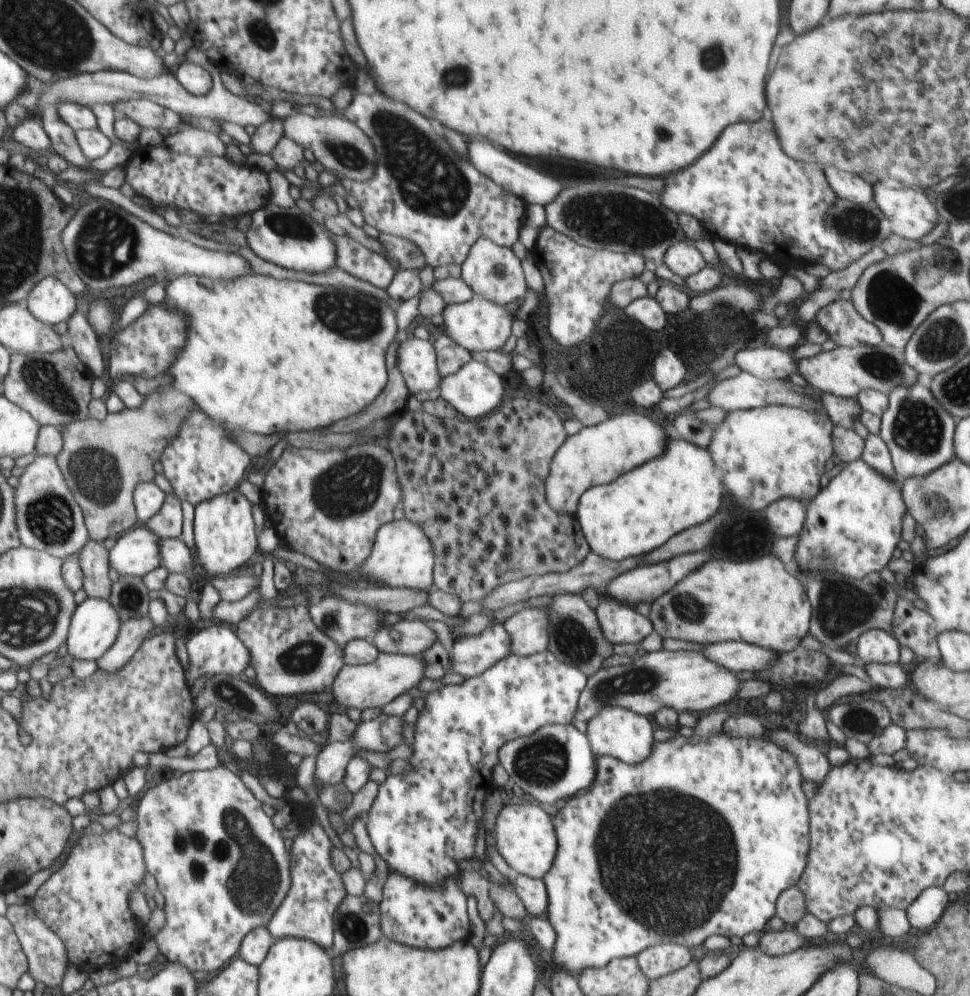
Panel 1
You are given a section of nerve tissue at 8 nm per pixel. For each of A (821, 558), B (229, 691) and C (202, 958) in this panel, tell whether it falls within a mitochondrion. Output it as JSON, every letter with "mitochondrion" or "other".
{"A":"mitochondrion","B":"mitochondrion","C":"other"}

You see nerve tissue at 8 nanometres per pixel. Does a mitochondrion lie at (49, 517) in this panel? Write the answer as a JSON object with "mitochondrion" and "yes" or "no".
{"mitochondrion":"yes"}

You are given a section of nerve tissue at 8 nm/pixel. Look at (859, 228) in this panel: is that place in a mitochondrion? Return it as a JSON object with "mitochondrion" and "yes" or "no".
{"mitochondrion":"yes"}

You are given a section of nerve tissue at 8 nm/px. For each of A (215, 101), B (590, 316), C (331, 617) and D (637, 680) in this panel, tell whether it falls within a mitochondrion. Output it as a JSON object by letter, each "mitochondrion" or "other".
{"A":"other","B":"other","C":"mitochondrion","D":"mitochondrion"}

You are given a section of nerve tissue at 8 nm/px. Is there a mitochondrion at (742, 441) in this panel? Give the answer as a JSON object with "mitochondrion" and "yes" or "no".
{"mitochondrion":"no"}

